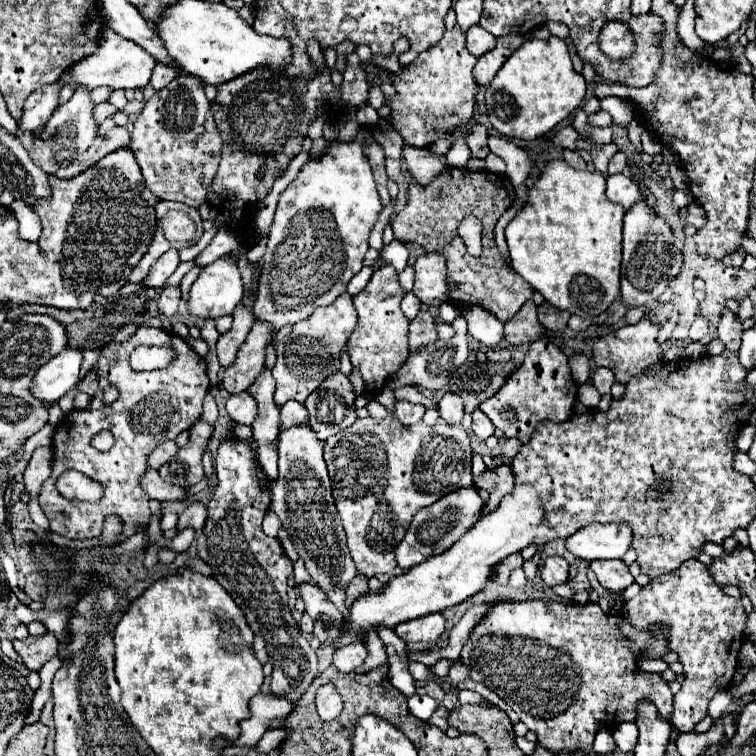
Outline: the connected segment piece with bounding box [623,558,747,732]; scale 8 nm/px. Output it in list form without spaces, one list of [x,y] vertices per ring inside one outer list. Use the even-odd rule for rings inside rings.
[[[685,560],[677,570],[655,578],[649,586],[627,600],[623,616],[639,630],[653,628],[655,624],[667,624],[671,628],[671,650],[679,654],[679,662],[685,668],[685,682],[679,694],[673,698],[671,724],[679,732],[693,732],[693,726],[707,716],[707,704],[715,692],[729,686],[737,668],[737,654],[745,642],[743,628],[747,614],[739,598],[729,598],[709,576],[707,566],[699,560]]]

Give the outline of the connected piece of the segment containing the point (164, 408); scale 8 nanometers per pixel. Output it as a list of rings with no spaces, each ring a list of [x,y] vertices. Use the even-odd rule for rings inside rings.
[[[149,326],[139,328],[127,342],[107,344],[99,356],[97,372],[99,372],[99,390],[93,396],[89,408],[65,414],[55,428],[53,472],[41,486],[39,506],[49,518],[51,530],[71,540],[99,538],[103,520],[109,514],[117,514],[123,518],[125,524],[123,536],[119,540],[123,542],[125,538],[149,526],[151,518],[149,496],[139,486],[139,478],[147,468],[147,456],[151,454],[151,450],[155,450],[155,446],[159,446],[165,440],[177,438],[177,434],[189,430],[199,420],[203,412],[201,410],[203,398],[209,392],[209,378],[205,360],[197,356],[185,340],[173,336],[171,332]],[[141,344],[167,346],[175,352],[175,358],[165,368],[151,372],[135,372],[129,366],[129,356]],[[107,388],[117,388],[119,392],[119,398],[111,404],[103,402],[103,394]],[[99,430],[111,430],[115,436],[115,446],[109,452],[99,452],[89,444]],[[67,470],[79,470],[85,476],[99,480],[105,490],[103,500],[91,504],[63,498],[55,488],[55,480]]]

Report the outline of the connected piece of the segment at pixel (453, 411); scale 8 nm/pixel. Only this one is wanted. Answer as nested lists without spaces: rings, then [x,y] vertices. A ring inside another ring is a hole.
[[[447,392],[441,400],[439,400],[439,414],[441,418],[445,418],[449,424],[459,424],[463,418],[463,402],[457,394]]]

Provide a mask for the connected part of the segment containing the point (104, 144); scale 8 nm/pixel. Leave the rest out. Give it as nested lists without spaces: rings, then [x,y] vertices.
[[[115,126],[107,134],[97,136],[95,142],[93,142],[93,146],[89,150],[85,150],[85,154],[81,154],[81,158],[77,158],[77,162],[71,162],[69,166],[57,170],[57,176],[59,178],[73,178],[73,176],[85,172],[95,162],[99,162],[109,152],[113,152],[113,150],[117,150],[121,146],[129,146],[129,140],[131,140],[129,130],[121,128],[121,126]]]

